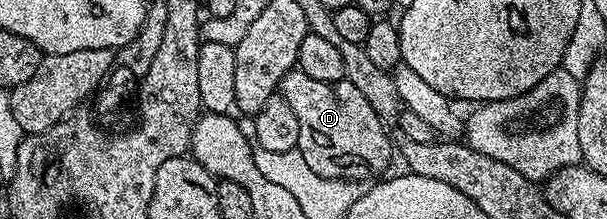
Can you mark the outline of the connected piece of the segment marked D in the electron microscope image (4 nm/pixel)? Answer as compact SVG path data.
M298 68L283 78L283 99L293 108L299 125L297 149L305 156L305 164L326 178L348 178L350 182L366 183L388 173L387 165L393 158L393 142L383 122L369 108L365 96L348 82L325 84L305 76Z

